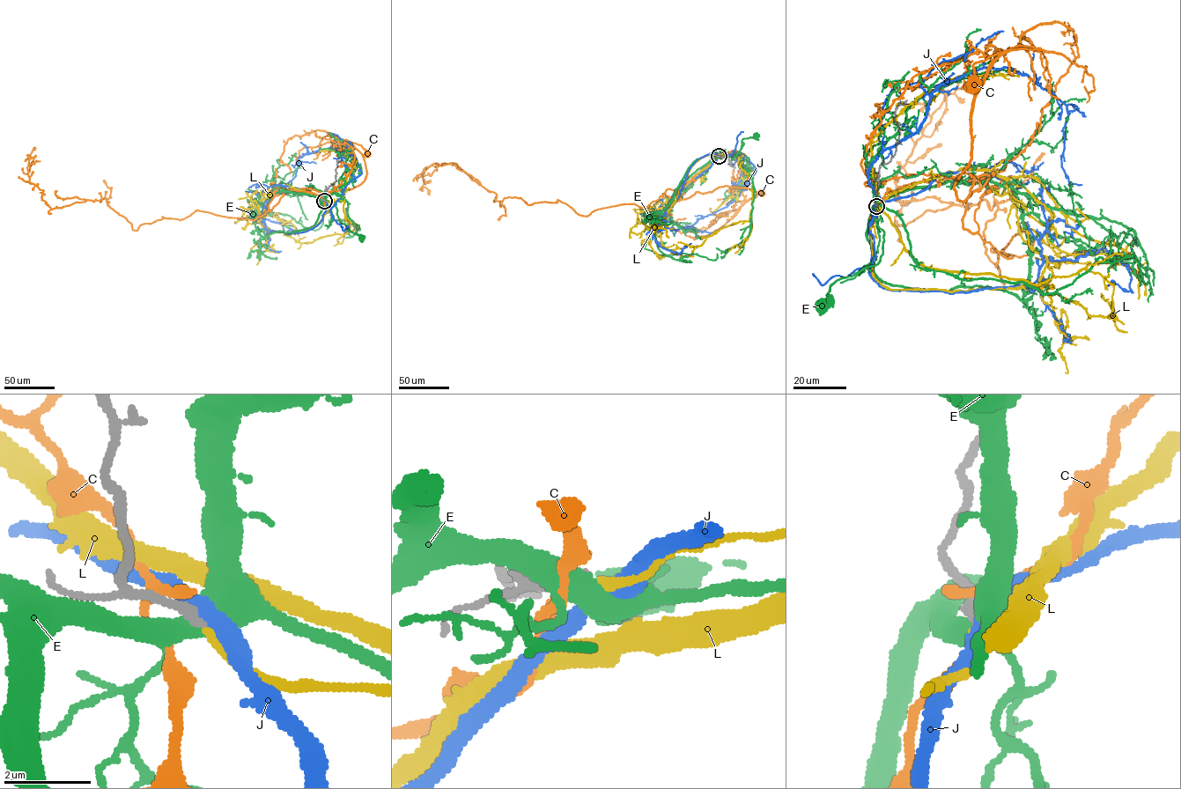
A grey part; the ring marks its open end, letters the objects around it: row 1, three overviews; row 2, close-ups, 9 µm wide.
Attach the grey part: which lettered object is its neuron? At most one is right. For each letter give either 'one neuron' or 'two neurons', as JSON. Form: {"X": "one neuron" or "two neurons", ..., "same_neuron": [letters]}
{"C": "two neurons", "E": "two neurons", "J": "two neurons", "L": "one neuron", "same_neuron": ["L"]}

